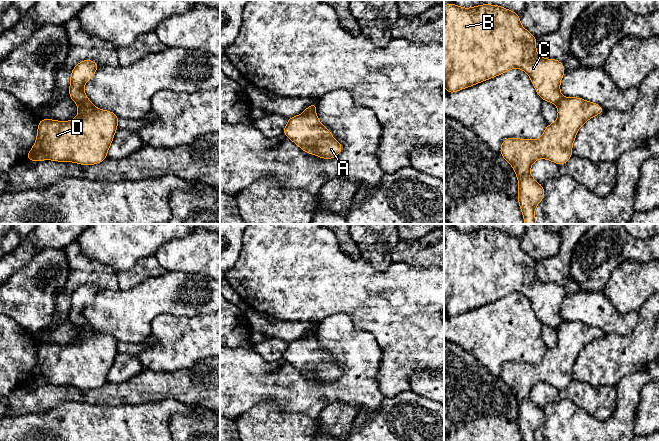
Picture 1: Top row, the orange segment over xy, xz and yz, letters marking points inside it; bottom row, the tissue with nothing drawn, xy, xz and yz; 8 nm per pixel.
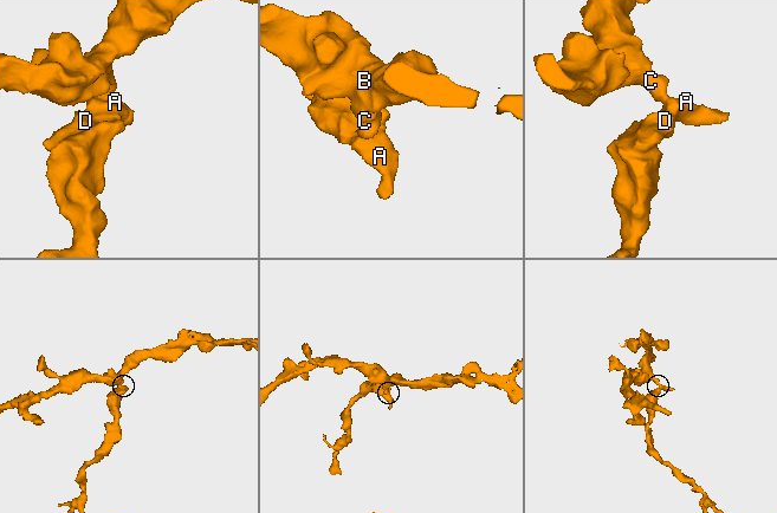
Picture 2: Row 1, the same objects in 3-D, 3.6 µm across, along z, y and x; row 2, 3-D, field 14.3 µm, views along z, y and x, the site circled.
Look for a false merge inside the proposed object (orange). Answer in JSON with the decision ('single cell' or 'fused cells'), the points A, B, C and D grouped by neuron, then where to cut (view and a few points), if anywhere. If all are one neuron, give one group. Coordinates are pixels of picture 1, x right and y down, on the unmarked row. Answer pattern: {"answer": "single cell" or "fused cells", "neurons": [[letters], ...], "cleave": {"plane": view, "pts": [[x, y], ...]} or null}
{"answer": "fused cells", "neurons": [["A", "D"], ["B", "C"]], "cleave": {"plane": "xy", "pts": [[89, 325], [76, 326]]}}

